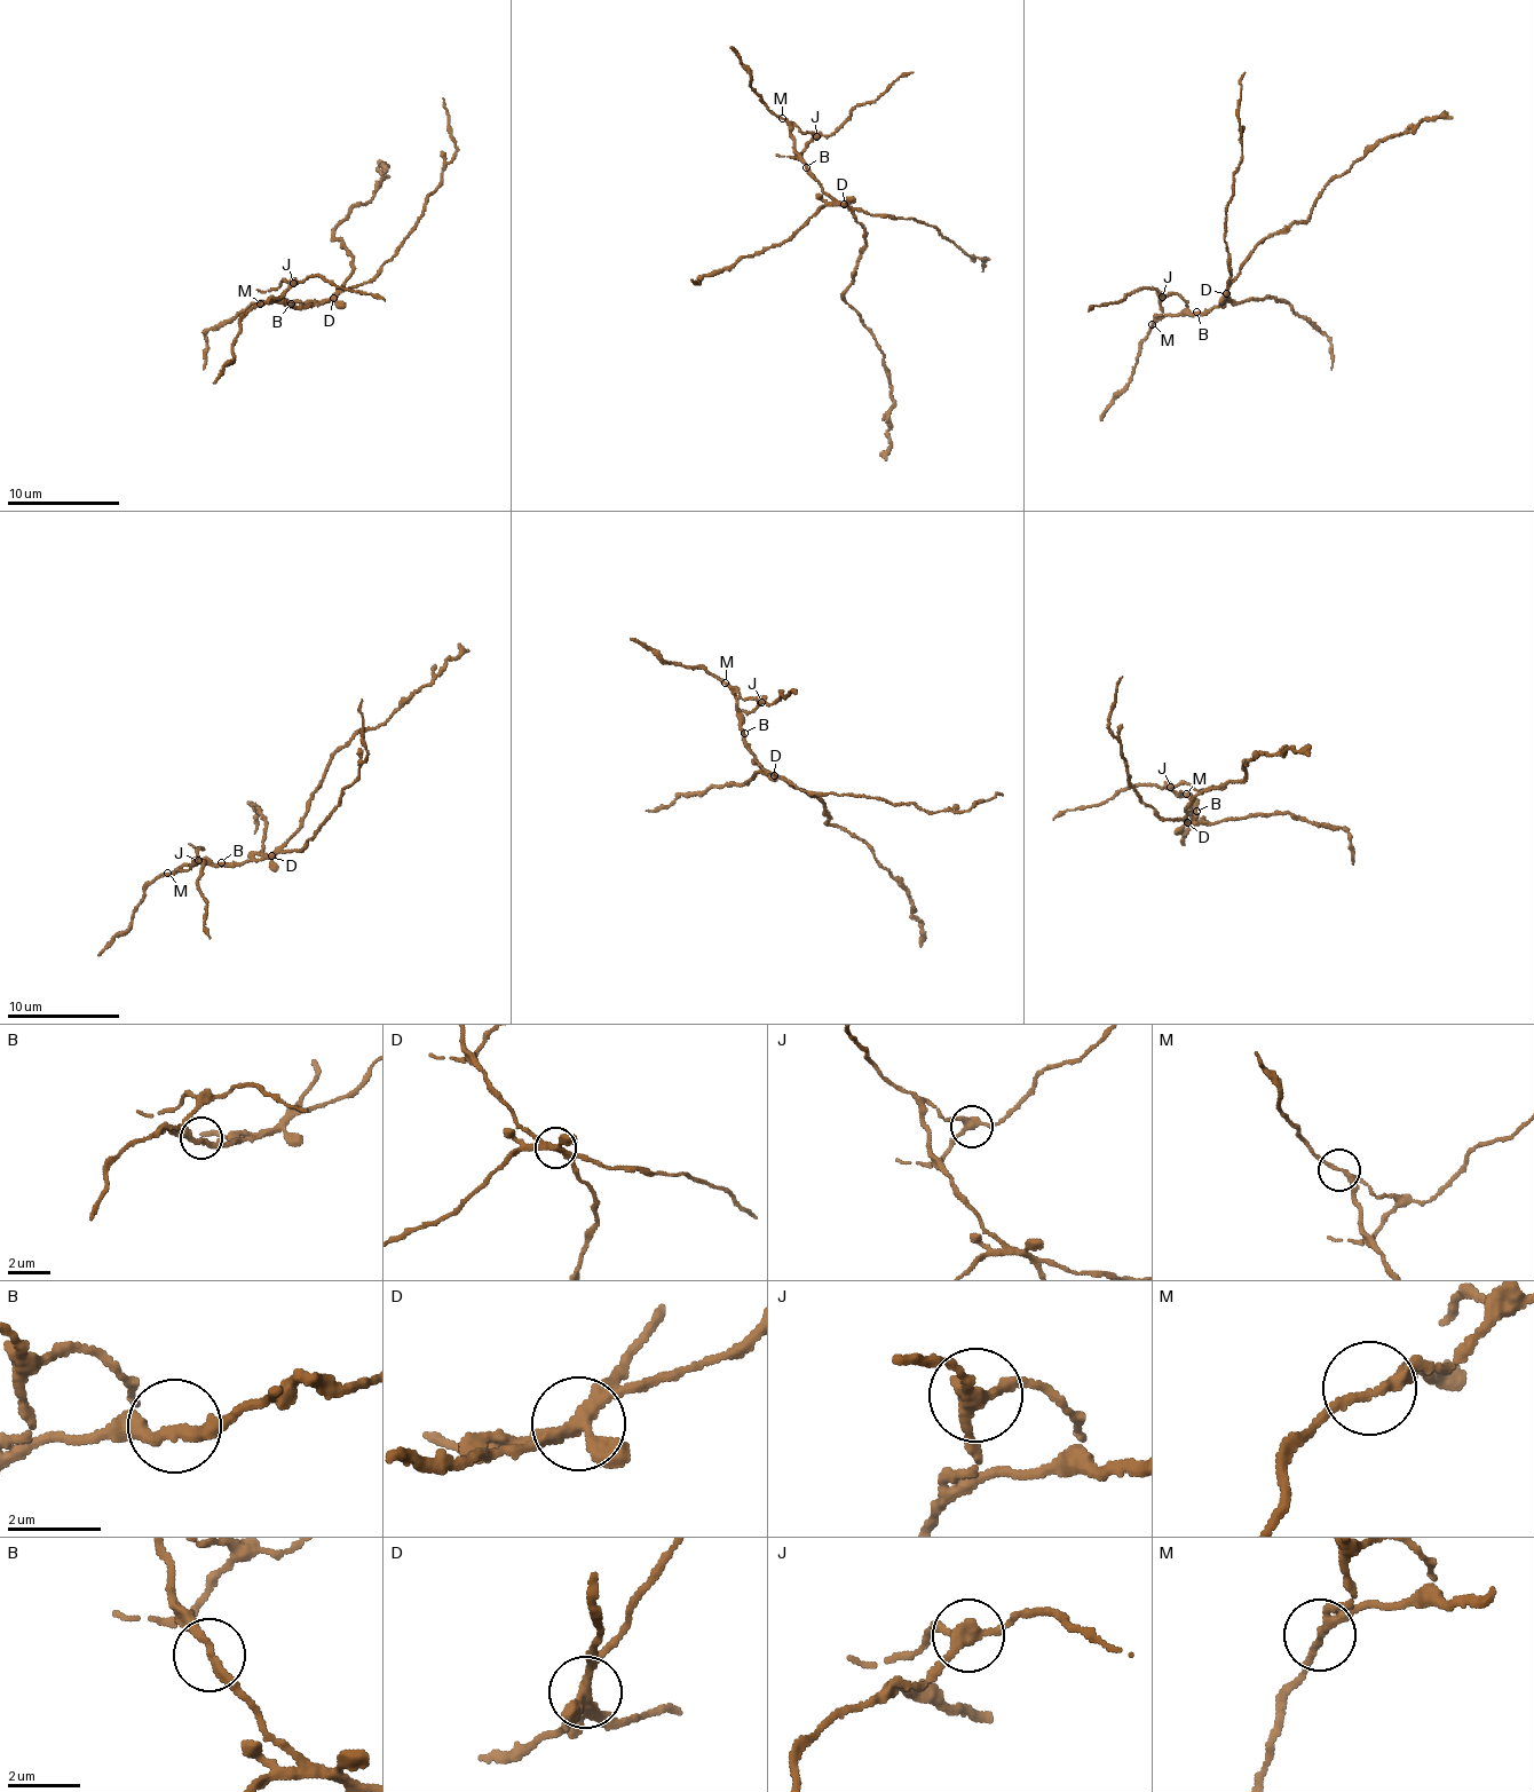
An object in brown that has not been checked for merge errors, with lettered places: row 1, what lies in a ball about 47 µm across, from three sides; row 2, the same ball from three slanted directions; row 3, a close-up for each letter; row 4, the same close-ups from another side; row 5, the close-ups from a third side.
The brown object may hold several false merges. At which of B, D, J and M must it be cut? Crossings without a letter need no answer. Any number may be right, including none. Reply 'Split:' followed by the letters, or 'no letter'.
Split: D, J

